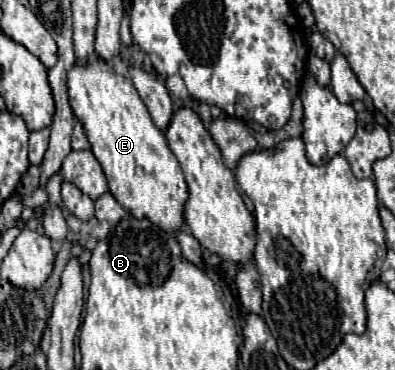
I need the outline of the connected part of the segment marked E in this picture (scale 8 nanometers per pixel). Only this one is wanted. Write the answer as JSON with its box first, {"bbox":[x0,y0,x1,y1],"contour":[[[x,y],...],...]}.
{"bbox":[67,56,187,232],"contour":[[[93,56],[87,64],[77,64],[67,74],[69,102],[85,124],[91,150],[109,182],[109,192],[131,212],[133,218],[147,218],[167,232],[181,232],[185,226],[183,208],[187,202],[187,182],[171,152],[165,134],[153,124],[143,100],[129,80],[113,74],[111,66]]]}

